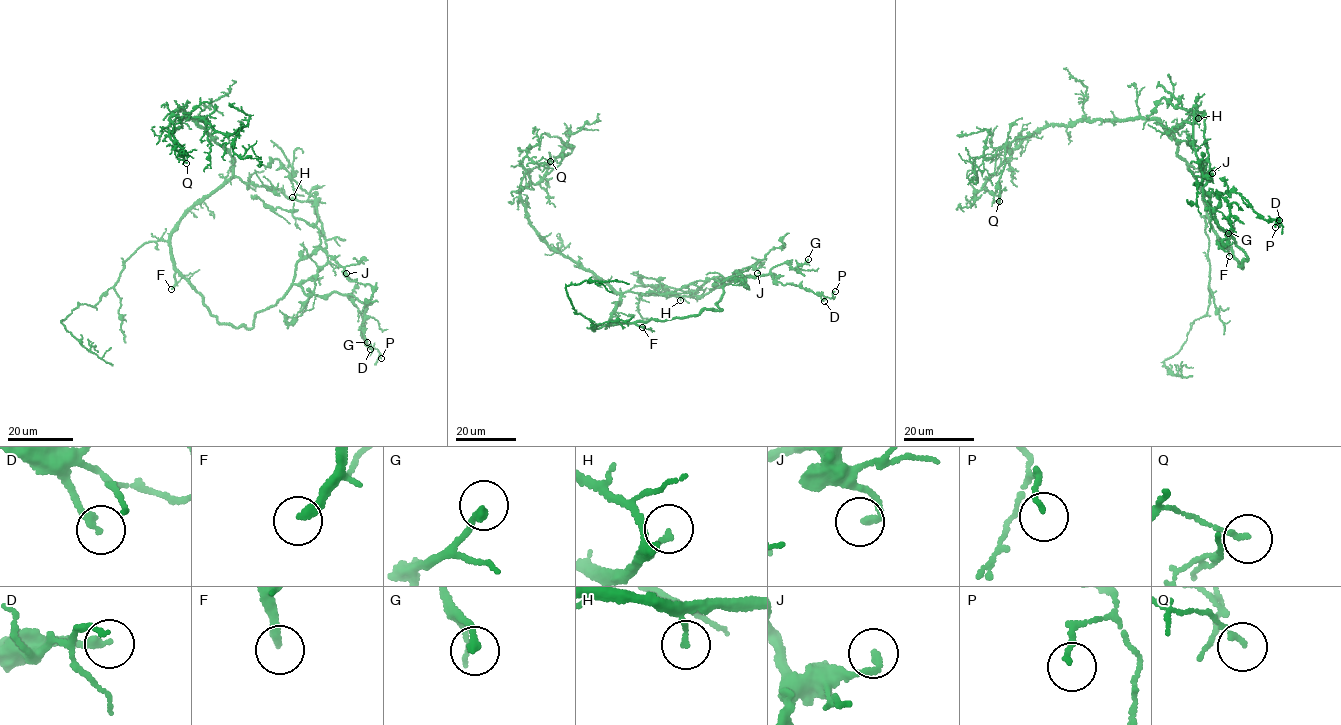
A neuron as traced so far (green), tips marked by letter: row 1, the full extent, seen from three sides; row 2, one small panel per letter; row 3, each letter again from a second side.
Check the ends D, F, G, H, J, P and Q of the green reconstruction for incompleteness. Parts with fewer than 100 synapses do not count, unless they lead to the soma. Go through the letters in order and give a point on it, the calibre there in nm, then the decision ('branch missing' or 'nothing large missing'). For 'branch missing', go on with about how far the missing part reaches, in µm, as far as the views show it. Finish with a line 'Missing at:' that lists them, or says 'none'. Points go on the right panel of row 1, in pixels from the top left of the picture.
D: place (1279, 220); calibre 240 nm; nothing large missing
F: place (1229, 256); calibre 260 nm; branch missing; missing 70 µm
G: place (1228, 233); calibre 240 nm; nothing large missing
H: place (1198, 118); calibre 140 nm; nothing large missing
J: place (1212, 173); calibre 220 nm; nothing large missing
P: place (1275, 227); calibre 120 nm; nothing large missing
Q: place (999, 201); calibre 70 nm; nothing large missing
Missing at: F

